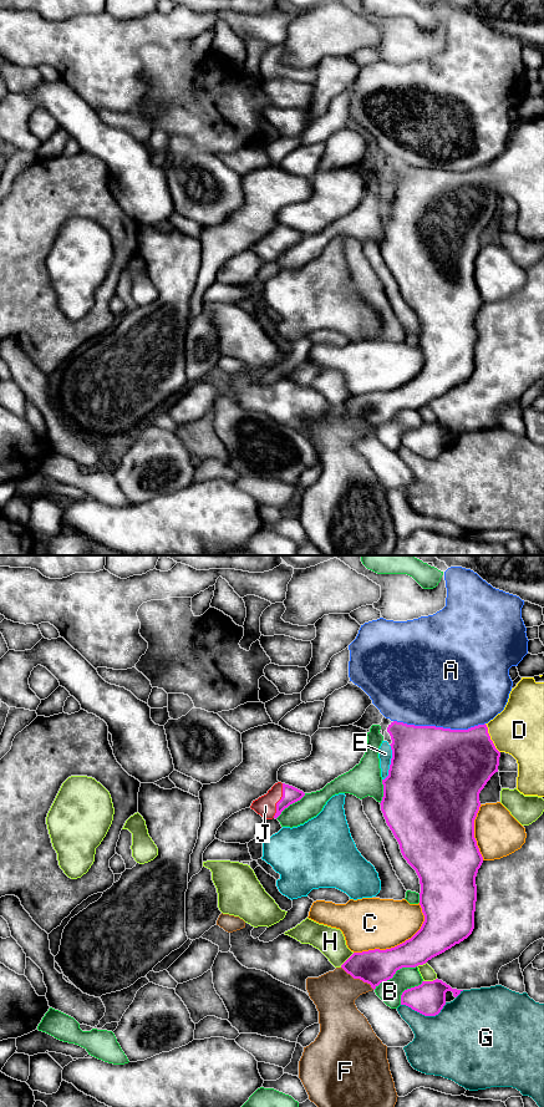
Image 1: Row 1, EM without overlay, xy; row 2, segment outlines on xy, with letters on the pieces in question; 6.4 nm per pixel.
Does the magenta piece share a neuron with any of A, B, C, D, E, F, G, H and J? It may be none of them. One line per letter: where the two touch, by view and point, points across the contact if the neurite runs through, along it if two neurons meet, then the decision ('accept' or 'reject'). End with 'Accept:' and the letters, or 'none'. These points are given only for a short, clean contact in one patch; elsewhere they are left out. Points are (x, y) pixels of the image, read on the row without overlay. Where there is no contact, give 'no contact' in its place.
A: meets magenta in xy at (440, 169); reject
B: meets magenta in xy at (395, 415); reject
C: meets magenta in xy at (400, 386); reject
D: meets magenta in xy at (489, 181); accept
E: meets magenta in xy at (391, 204); reject
F: meets magenta in xy at (357, 420); reject
G: meets magenta in xy at (425, 457); reject
H: meets magenta in xy at (346, 402); reject
J: meets magenta in xy at (279, 243); runs through xy (290, 237), (285, 237), (279, 243), (265, 248); accept
Accept: D, J

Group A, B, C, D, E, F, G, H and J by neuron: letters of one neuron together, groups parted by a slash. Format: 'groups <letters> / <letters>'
groups A / B / C / D J / E / F / G / H

